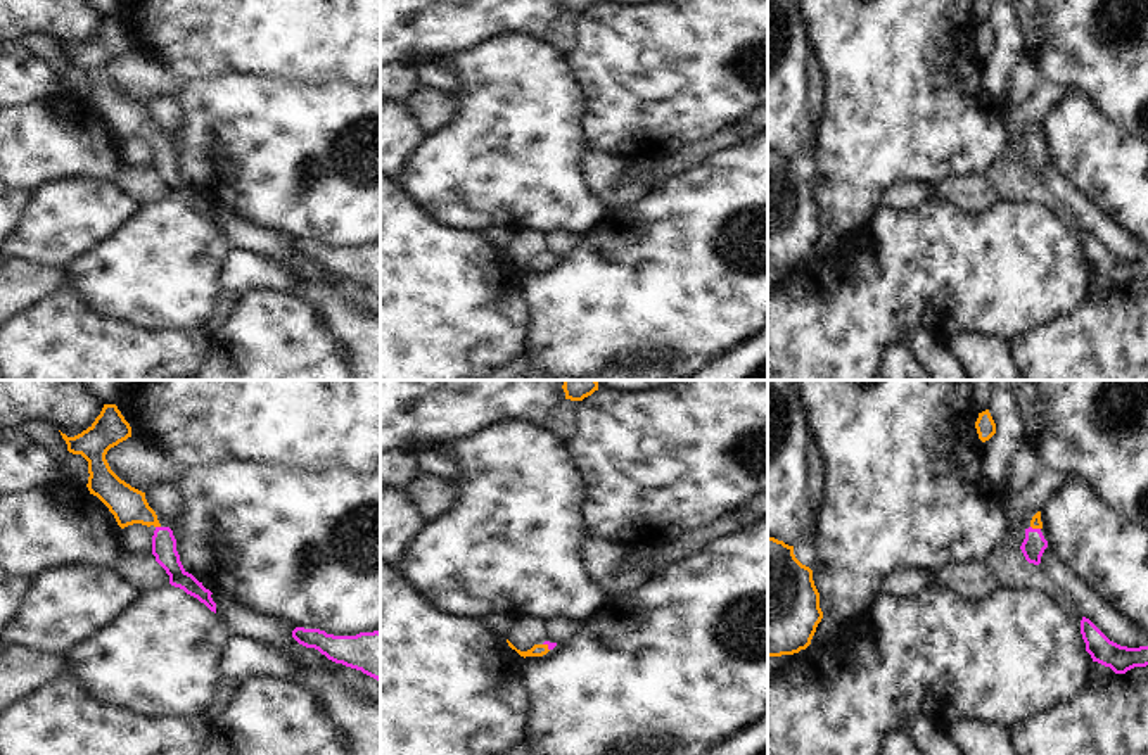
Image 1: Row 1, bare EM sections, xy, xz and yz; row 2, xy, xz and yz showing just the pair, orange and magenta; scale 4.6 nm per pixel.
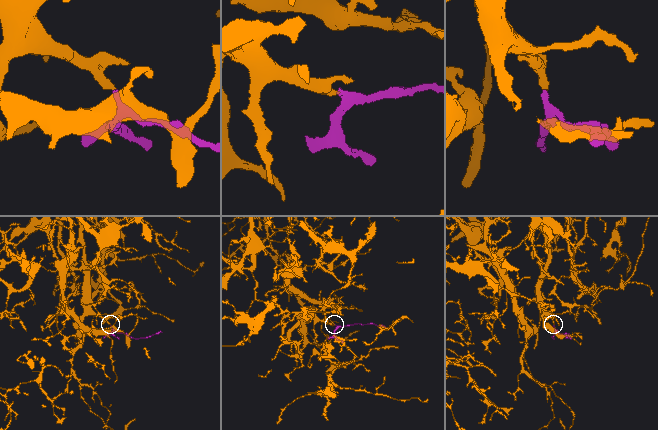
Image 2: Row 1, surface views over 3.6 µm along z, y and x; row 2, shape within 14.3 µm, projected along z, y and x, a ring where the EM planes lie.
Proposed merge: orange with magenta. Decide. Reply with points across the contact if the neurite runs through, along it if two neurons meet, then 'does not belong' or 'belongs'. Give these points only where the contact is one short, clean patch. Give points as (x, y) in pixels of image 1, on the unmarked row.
runs through xy (128, 118), (158, 139), (163, 154); belongs

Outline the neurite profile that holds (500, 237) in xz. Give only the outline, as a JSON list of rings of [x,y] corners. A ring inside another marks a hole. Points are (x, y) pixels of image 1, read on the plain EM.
[[[488,226],[484,230],[486,238],[498,249],[505,249],[510,240],[513,238],[512,228],[498,228],[498,226]]]

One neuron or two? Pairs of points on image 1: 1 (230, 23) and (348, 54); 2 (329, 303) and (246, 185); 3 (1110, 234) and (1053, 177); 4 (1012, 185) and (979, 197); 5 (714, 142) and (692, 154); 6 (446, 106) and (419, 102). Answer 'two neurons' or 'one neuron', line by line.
1: one neuron
2: two neurons
3: one neuron
4: two neurons
5: one neuron
6: one neuron

